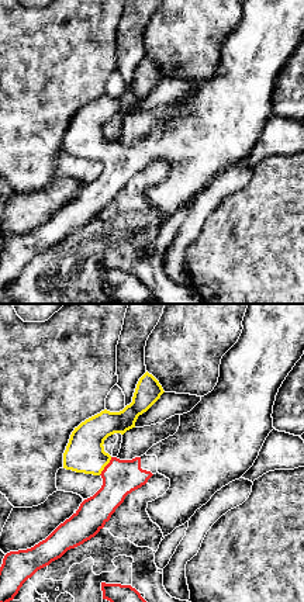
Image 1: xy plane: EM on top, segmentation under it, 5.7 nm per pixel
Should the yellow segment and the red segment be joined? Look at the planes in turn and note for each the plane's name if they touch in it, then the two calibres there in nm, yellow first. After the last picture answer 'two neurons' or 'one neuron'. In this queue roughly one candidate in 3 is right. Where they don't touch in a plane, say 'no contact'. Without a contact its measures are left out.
contact in xy; calibres 220 and 200 nm

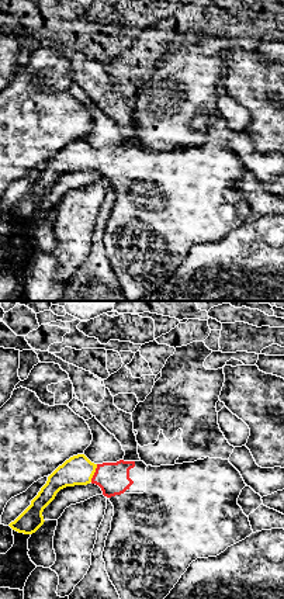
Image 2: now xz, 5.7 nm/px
contact in xz; calibres 170 and 180 nm

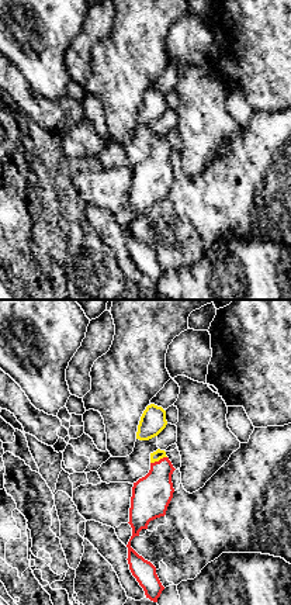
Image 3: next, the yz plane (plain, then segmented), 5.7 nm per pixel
contact in yz; calibres 60 and 220 nm

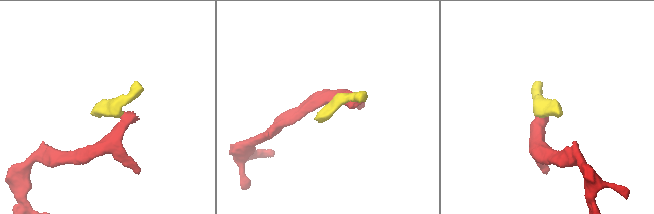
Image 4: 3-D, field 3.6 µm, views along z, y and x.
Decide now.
one neuron

